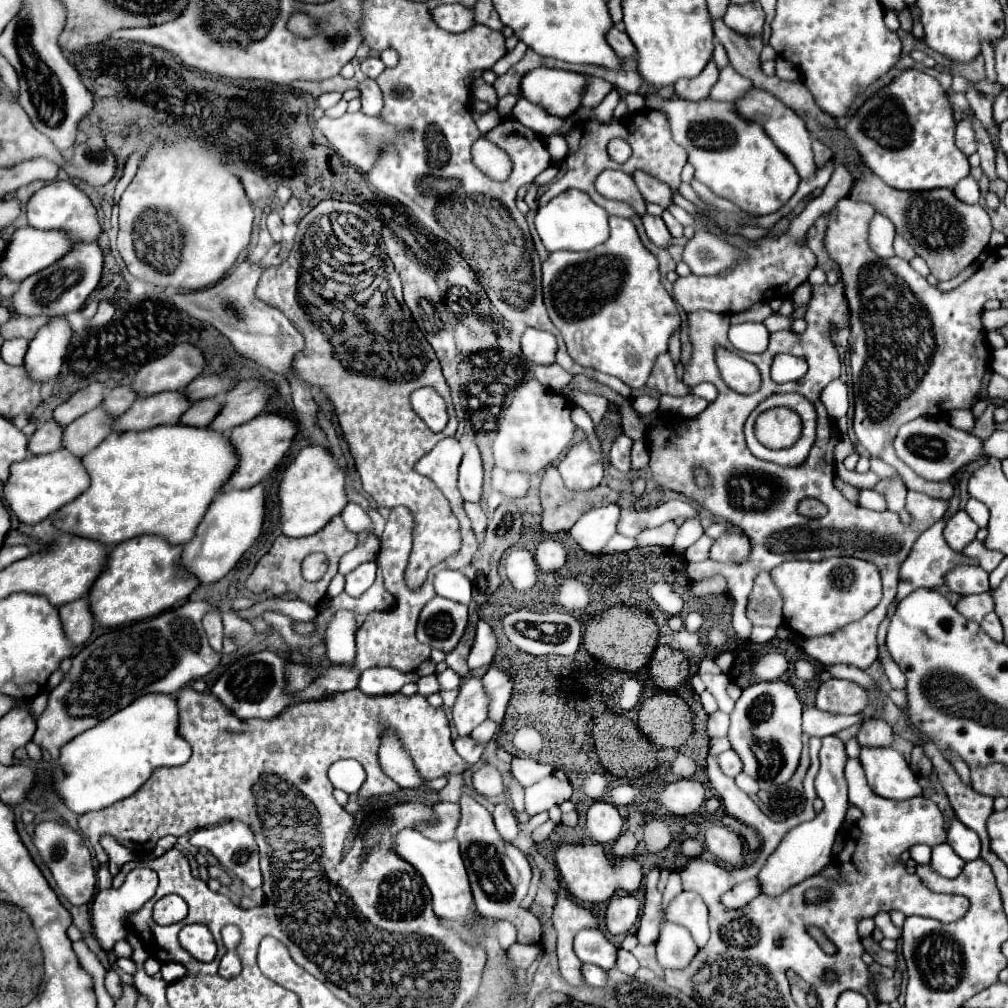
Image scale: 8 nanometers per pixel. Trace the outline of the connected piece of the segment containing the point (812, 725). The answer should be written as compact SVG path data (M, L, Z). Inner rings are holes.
M805 707L803 711L803 731L811 737L825 737L835 735L841 729L847 729L856 723L862 723L869 717L859 713L851 717L821 717L821 711L815 707Z

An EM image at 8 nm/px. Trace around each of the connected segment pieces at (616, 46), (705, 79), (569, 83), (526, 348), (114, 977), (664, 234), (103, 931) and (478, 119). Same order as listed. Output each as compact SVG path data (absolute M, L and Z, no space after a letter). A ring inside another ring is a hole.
M611 27L607 33L607 43L611 45L611 49L619 55L619 57L635 57L635 47L631 45L631 39L621 33L617 27Z
M709 61L707 67L697 77L677 81L675 95L679 99L685 99L685 101L701 101L701 99L709 97L709 91L717 83L717 79L719 79L719 71L713 65L713 61Z
M537 67L521 81L521 97L541 105L547 113L569 117L581 105L585 77L573 71Z
M527 329L521 337L521 351L525 359L535 365L551 365L557 353L557 341L547 331Z
M111 967L107 969L107 975L105 975L105 987L107 991L111 993L111 997L119 997L121 995L121 977L117 975L117 971Z
M643 215L643 225L647 231L647 237L661 249L669 249L669 241L673 239L669 229L665 227L661 217L651 217L651 215Z
M137 867L130 871L123 883L121 889L101 889L97 891L95 895L95 901L91 905L91 923L93 923L93 931L95 931L95 937L99 941L99 945L107 951L107 949L113 949L113 945L117 941L123 941L127 937L127 917L137 911L139 907L143 907L153 895L155 895L158 886L158 875L155 871L145 868ZM129 886L139 886L129 889ZM131 911L131 913L129 913Z
M489 109L489 111L485 111L485 113L473 113L473 121L475 121L475 125L481 129L481 133L487 133L487 131L491 131L499 121L501 121L501 117L499 117L499 113L497 113L497 109Z

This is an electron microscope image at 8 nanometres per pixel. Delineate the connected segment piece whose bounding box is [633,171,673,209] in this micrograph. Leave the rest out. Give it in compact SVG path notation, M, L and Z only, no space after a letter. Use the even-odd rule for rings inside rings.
M643 171L633 173L633 179L635 179L635 183L637 183L639 193L643 195L643 199L645 199L647 203L661 205L663 209L669 209L669 207L673 205L673 191L671 191L665 183L657 181L655 177L651 177L651 175L643 173Z

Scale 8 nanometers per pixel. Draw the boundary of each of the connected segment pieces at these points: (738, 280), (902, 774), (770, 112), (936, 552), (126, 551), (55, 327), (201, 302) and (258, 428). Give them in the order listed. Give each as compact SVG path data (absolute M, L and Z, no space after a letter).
M833 159L833 167L835 167L833 177L829 179L823 193L817 199L807 203L807 207L791 221L791 227L785 235L781 235L777 239L755 241L753 247L745 251L749 255L749 261L737 263L725 275L679 277L673 283L673 299L683 307L683 311L693 313L693 311L705 309L705 311L713 311L713 313L733 315L733 313L747 311L757 301L769 301L773 297L789 297L797 285L805 283L811 269L817 265L817 261L815 261L815 255L811 253L811 249L807 245L799 245L799 239L805 237L807 229L811 227L811 223L819 215L831 211L837 205L839 199L849 195L849 191L853 187L853 179L851 179L849 171L845 169L845 165L841 165Z
M861 747L859 759L865 769L869 787L877 795L893 801L907 801L923 795L923 789L917 783L917 777L911 771L909 763L895 749Z
M751 89L741 101L735 103L735 107L743 119L759 123L765 129L765 133L773 139L777 149L781 149L781 153L785 153L787 159L795 165L803 181L813 177L813 173L817 171L817 165L813 161L813 149L811 149L813 135L805 129L805 121L799 115L795 115L789 107L785 107L781 101L777 101L771 93L765 93L763 89Z
M943 518L939 520L933 527L929 527L913 545L909 557L905 559L905 563L901 565L901 573L899 573L899 591L897 591L897 599L901 601L903 597L907 597L911 591L919 589L919 587L929 587L929 589L935 589L939 585L943 585L943 577L949 569L953 569L955 565L959 563L977 563L969 557L963 557L963 555L957 555L951 551L951 547L945 543L943 537L943 530L947 523L947 519Z
M155 535L133 537L121 545L115 545L107 553L107 565L89 589L87 601L97 627L117 627L123 623L143 621L157 617L171 609L177 601L187 599L199 585L193 575L181 569L181 547L171 547L167 541Z
M51 319L45 327L41 327L41 331L29 343L23 363L25 371L29 373L29 379L37 383L55 379L61 371L69 341L71 327L67 319Z
M243 261L233 273L223 277L213 287L207 287L201 291L177 293L171 299L181 311L185 311L191 317L205 321L205 323L213 325L217 331L221 331L233 343L235 351L241 353L243 357L247 357L283 377L289 377L291 359L295 353L299 353L303 349L303 337L279 309L257 299L255 287L261 277L261 271L263 271L261 265L251 265L251 263Z
M273 413L257 415L255 419L235 427L231 431L229 441L237 453L237 469L231 473L229 481L223 485L223 489L219 489L219 493L225 493L229 489L249 489L257 485L283 459L295 433L297 433L297 427L289 415L273 415Z

